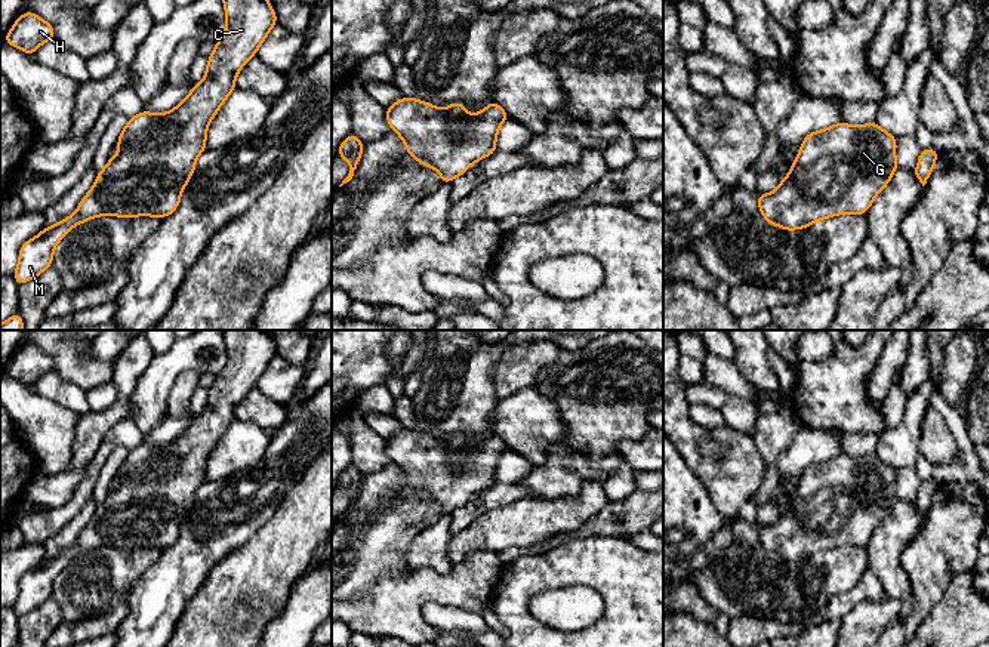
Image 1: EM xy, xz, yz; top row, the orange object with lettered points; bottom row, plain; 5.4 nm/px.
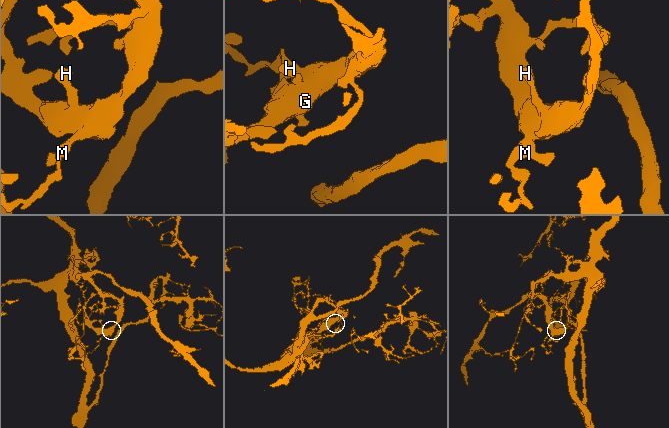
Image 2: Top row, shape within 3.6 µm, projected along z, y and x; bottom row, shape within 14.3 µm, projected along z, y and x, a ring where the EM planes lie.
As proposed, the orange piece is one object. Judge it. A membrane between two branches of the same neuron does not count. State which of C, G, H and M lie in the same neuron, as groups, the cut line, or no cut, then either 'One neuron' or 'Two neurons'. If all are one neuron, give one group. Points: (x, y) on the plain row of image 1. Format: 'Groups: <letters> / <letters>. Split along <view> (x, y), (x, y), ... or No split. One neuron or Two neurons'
Groups: C G H M. No split. One neuron

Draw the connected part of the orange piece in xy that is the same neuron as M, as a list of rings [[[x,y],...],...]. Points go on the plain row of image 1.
[[[266,330],[222,332],[227,363],[216,373],[215,382],[207,391],[204,410],[173,441],[163,446],[141,443],[127,450],[126,459],[117,471],[118,484],[98,505],[93,518],[83,529],[77,542],[21,577],[19,595],[12,606],[18,616],[36,610],[49,600],[53,594],[55,577],[78,555],[104,546],[118,549],[157,548],[161,551],[176,542],[181,534],[181,524],[194,506],[195,492],[207,480],[209,455],[235,420],[238,403],[256,386],[269,361],[277,357],[275,342]]]

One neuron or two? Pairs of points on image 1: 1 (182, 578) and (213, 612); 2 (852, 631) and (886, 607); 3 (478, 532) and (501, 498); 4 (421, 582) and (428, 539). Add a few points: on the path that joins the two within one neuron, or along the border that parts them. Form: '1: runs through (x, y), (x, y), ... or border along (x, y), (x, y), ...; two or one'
1: border along (216, 564), (176, 622); two
2: runs through (860, 628), (871, 618), (877, 616); one
3: border along (526, 496), (487, 510), (464, 527); two
4: border along (453, 564), (446, 573), (431, 569), (410, 569); two

